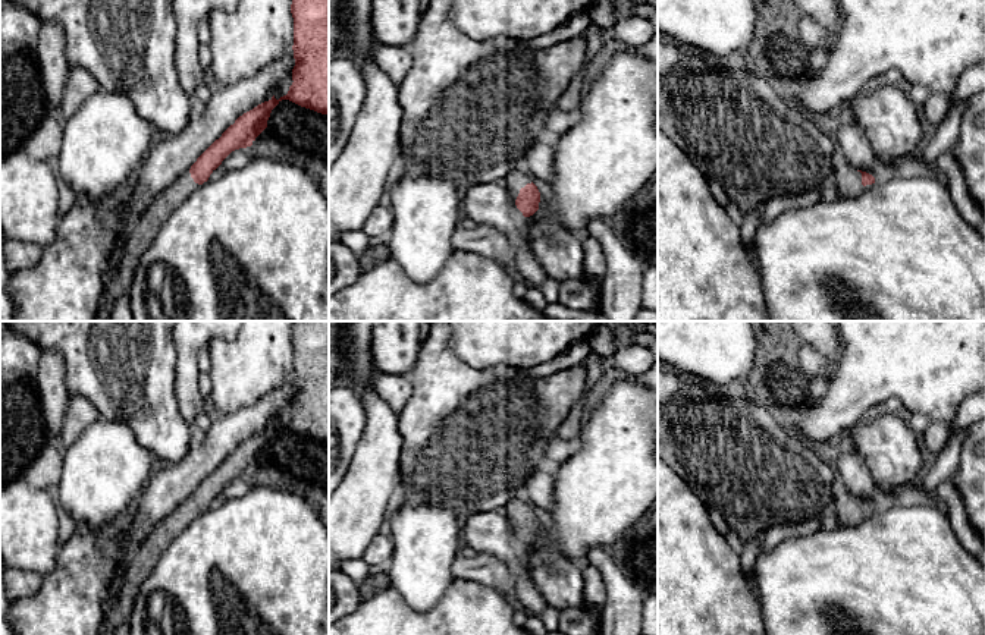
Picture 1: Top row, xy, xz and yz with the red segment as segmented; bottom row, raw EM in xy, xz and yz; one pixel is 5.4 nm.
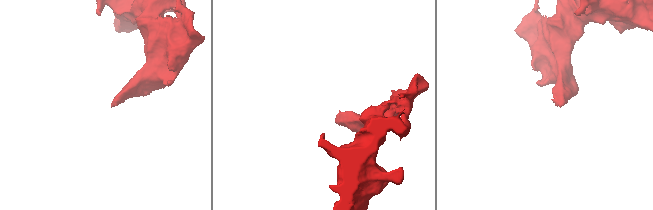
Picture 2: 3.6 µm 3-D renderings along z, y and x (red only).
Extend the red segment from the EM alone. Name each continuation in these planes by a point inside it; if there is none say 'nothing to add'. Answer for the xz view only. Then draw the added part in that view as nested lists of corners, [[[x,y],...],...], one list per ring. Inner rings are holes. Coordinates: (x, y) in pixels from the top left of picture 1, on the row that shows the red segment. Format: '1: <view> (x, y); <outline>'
1: xz (515, 181); [[[514,170],[512,173],[506,175],[504,179],[499,180],[499,183],[508,189],[514,202],[520,194],[520,189],[531,182],[533,182],[531,177],[528,177],[527,175],[523,175],[521,172],[517,172],[517,170]]]

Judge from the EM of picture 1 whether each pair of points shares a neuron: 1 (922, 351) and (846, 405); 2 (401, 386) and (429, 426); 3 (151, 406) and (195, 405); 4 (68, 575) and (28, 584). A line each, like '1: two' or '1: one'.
1: one
2: two
3: two
4: two

